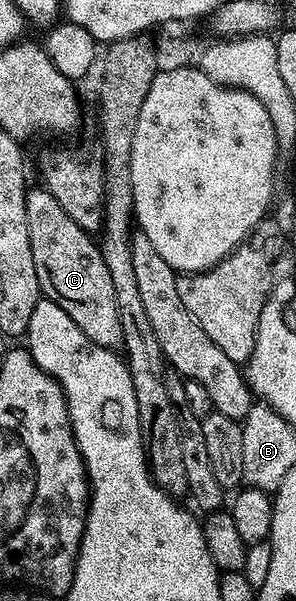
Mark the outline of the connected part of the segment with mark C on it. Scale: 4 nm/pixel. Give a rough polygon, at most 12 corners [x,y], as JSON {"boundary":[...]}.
{"boundary":[[27,188],[38,292],[92,339],[122,344],[99,242]]}

